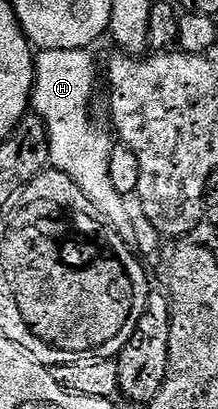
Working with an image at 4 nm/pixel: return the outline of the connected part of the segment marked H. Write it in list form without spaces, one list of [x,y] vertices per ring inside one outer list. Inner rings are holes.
[[[80,48],[79,50],[41,50],[35,56],[35,71],[33,74],[33,99],[31,108],[36,115],[47,126],[49,131],[49,162],[56,171],[67,174],[67,178],[71,178],[71,182],[75,182],[75,186],[79,186],[79,190],[83,190],[83,194],[95,206],[95,210],[99,210],[99,214],[103,214],[103,218],[107,218],[107,222],[111,226],[115,226],[115,230],[121,237],[125,239],[126,244],[136,245],[137,228],[133,225],[133,216],[129,213],[126,197],[119,194],[119,190],[115,190],[115,186],[111,182],[111,154],[115,143],[114,137],[109,136],[93,121],[93,112],[89,107],[93,104],[93,91],[97,88],[97,64],[93,61],[92,51]]]

